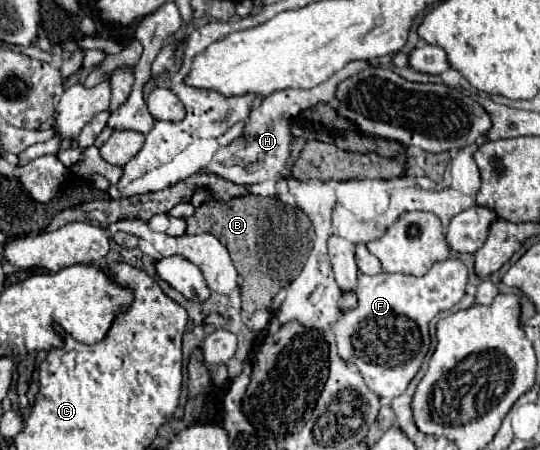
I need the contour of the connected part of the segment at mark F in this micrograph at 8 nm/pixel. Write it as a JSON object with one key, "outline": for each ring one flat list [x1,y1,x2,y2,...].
{"outline":[[459,259,437,261,423,277,403,273,359,273,355,287,357,307,341,311,341,317,333,323,339,357,345,363,357,365,367,387,377,397,385,401,399,397,429,351,429,321,437,313,449,311,457,305,465,295,465,287,467,267]]}

